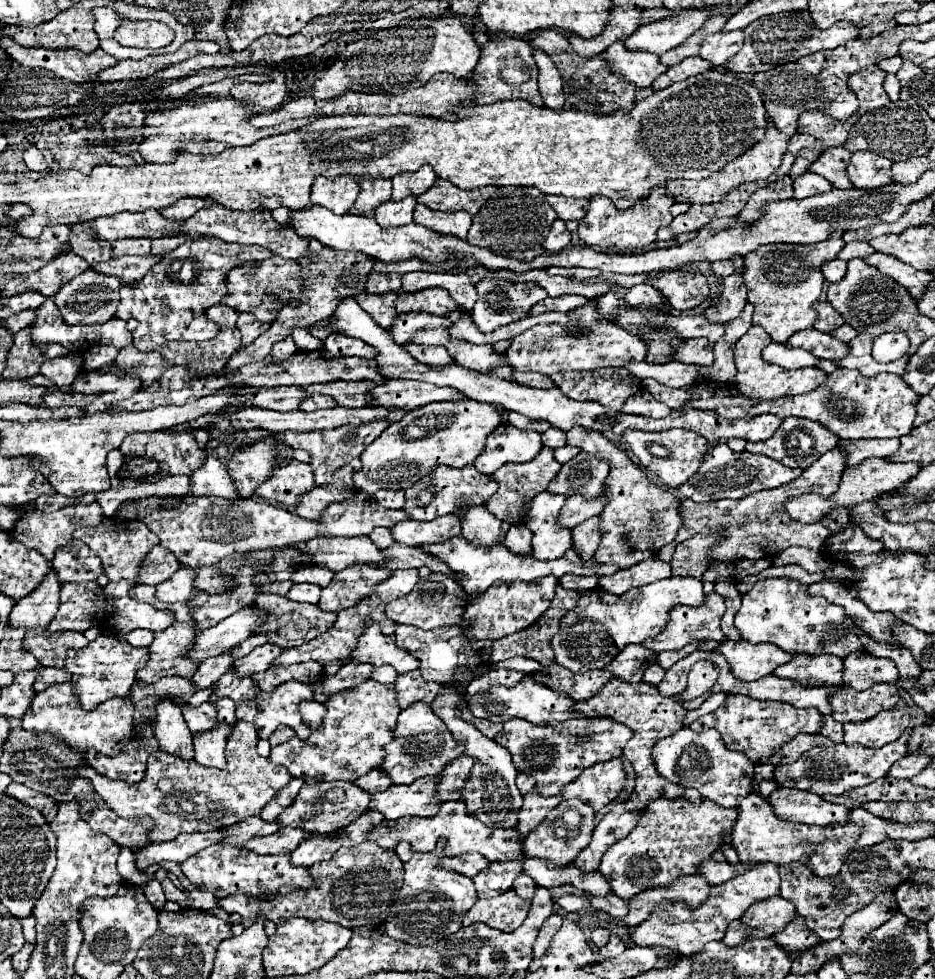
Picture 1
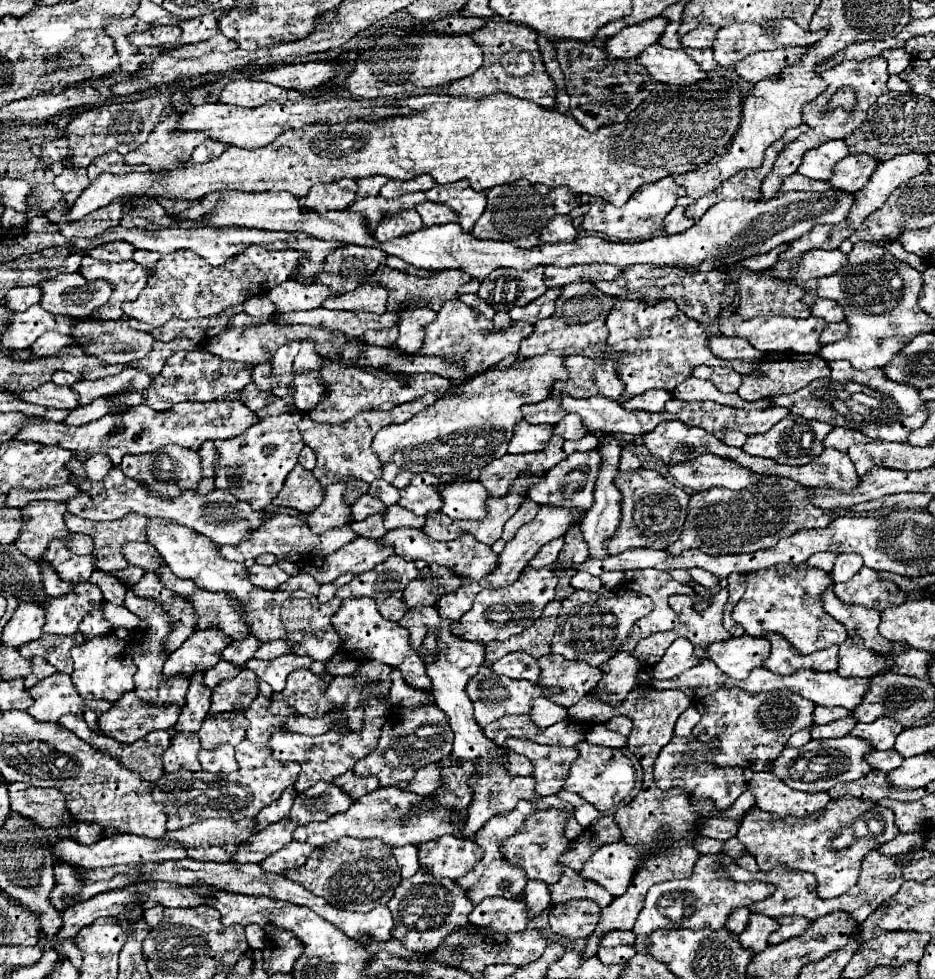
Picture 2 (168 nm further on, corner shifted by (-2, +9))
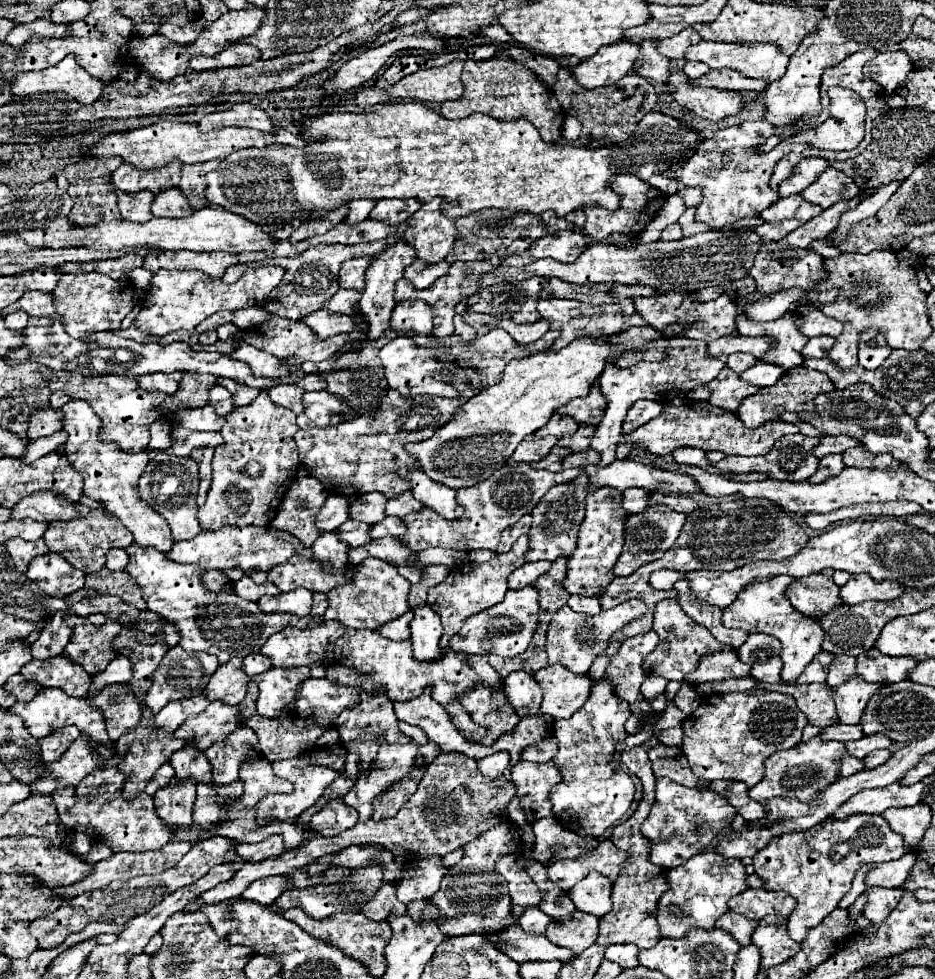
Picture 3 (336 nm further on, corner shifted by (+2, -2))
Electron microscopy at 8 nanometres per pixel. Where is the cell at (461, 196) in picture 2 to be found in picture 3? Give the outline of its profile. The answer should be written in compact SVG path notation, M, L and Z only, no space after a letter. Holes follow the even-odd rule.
M434 198L412 216L412 232L406 232L402 238L416 248L416 256L428 264L444 260L444 256L454 248L458 230L454 220L444 216L442 200Z

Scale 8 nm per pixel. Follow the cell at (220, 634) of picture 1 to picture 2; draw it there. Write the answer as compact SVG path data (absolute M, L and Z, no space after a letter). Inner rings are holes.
M206 629L192 633L174 653L168 655L164 663L164 679L184 675L192 677L192 673L204 673L220 661L222 651L228 647L232 639L220 633L218 629Z

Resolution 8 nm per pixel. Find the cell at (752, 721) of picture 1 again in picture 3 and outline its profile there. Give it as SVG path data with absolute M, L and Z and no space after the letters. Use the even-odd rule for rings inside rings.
M732 692L732 694L712 694L708 698L702 698L700 706L686 716L682 728L684 728L684 744L682 752L686 754L692 772L698 778L704 780L740 780L748 784L748 788L756 786L764 776L764 760L772 756L774 752L788 750L796 746L802 740L802 730L806 726L806 716L796 706L796 700L788 694L780 692L764 692L760 696L752 696L746 692Z

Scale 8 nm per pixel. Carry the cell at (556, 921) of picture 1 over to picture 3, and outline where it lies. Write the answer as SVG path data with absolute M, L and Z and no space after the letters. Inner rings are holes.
M574 910L564 920L552 920L546 930L546 938L556 944L580 954L596 942L598 918L580 910Z

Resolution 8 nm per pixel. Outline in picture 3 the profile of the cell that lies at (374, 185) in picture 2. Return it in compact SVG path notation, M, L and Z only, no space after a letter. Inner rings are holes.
M370 198L348 202L350 214L348 214L348 218L346 218L346 220L348 220L350 224L356 224L356 222L360 222L360 220L368 218L368 214L370 214L370 212L372 212L372 208L374 208L374 204L376 204L376 200L370 200Z

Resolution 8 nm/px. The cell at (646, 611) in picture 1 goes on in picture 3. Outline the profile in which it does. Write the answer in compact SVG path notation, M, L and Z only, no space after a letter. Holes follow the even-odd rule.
M626 600L610 610L602 610L596 616L586 616L582 612L574 612L570 606L564 606L556 612L550 622L548 636L546 636L546 654L548 664L562 664L574 674L586 674L592 662L602 656L616 632L620 632L628 622L642 618L646 612L646 604L642 600Z

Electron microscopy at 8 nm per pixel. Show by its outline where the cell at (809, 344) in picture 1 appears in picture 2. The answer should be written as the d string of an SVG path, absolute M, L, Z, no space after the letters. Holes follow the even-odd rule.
M722 311L718 319L720 333L724 337L744 337L748 343L752 343L758 351L762 353L784 353L784 351L794 351L794 353L818 353L820 351L820 333L826 327L826 321L820 321L816 317L808 319L792 319L792 317L756 317L750 321L742 321L736 311Z

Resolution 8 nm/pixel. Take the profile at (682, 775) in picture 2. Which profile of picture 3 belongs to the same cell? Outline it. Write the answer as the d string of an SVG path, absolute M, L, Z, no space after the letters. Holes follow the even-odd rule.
M658 778L656 782L656 802L642 824L642 834L654 842L650 860L666 870L672 870L690 856L698 854L710 844L736 816L736 808L714 790L696 790L680 786L668 778Z

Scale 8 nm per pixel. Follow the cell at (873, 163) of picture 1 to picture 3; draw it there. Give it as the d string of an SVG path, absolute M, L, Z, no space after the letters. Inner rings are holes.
M828 168L824 176L820 176L814 184L810 184L802 196L814 204L820 204L822 208L828 208L830 204L836 204L840 200L852 200L860 194L860 186L850 180L844 172Z

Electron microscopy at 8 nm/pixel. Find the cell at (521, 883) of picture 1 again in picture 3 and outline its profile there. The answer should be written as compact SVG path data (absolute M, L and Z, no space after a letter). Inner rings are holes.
M526 908L522 912L522 916L518 918L518 924L526 930L526 932L532 932L532 934L544 934L546 932L546 926L550 924L550 918L540 912L540 908Z

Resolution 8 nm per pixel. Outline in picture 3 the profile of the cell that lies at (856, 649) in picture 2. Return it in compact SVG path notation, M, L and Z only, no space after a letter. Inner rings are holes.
M838 654L830 664L826 684L828 686L840 686L854 676L856 676L856 658L848 656L848 654Z

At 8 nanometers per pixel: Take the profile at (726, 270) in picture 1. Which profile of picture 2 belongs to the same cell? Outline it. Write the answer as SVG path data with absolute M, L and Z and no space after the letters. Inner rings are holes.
M784 243L784 245L776 247L776 249L772 249L772 251L770 251L770 253L766 253L766 255L744 259L744 261L740 261L740 267L752 269L752 271L756 271L756 269L766 269L766 267L770 267L770 265L778 259L778 255L780 255L780 253L784 253L784 249L788 249L788 243Z

